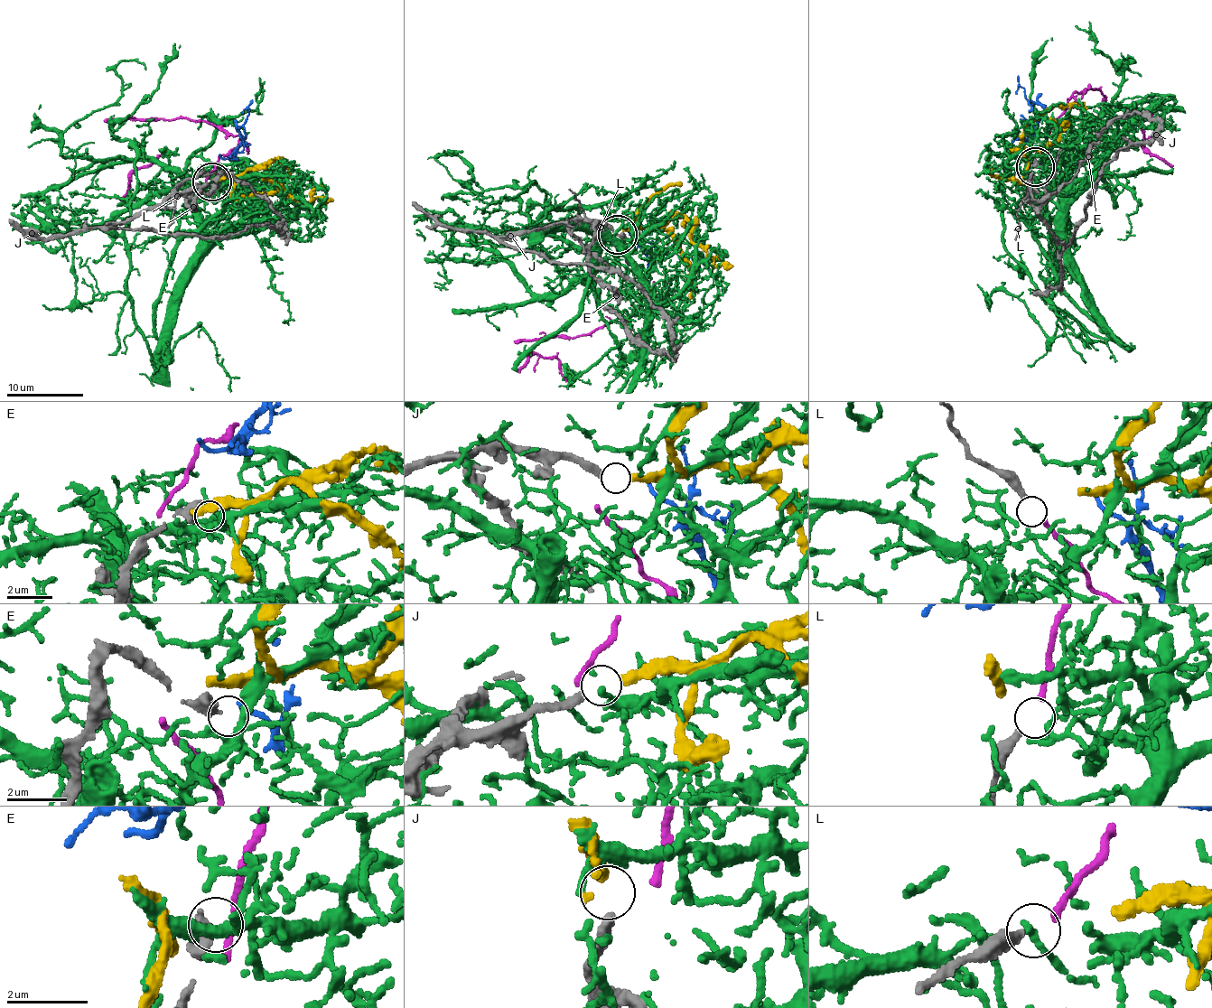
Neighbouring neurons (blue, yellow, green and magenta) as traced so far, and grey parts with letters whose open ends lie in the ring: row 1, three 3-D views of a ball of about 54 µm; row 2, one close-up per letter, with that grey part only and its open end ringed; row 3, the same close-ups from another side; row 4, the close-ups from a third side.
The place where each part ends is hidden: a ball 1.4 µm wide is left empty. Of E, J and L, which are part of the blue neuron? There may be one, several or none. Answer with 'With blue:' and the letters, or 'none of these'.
With blue: none of these

